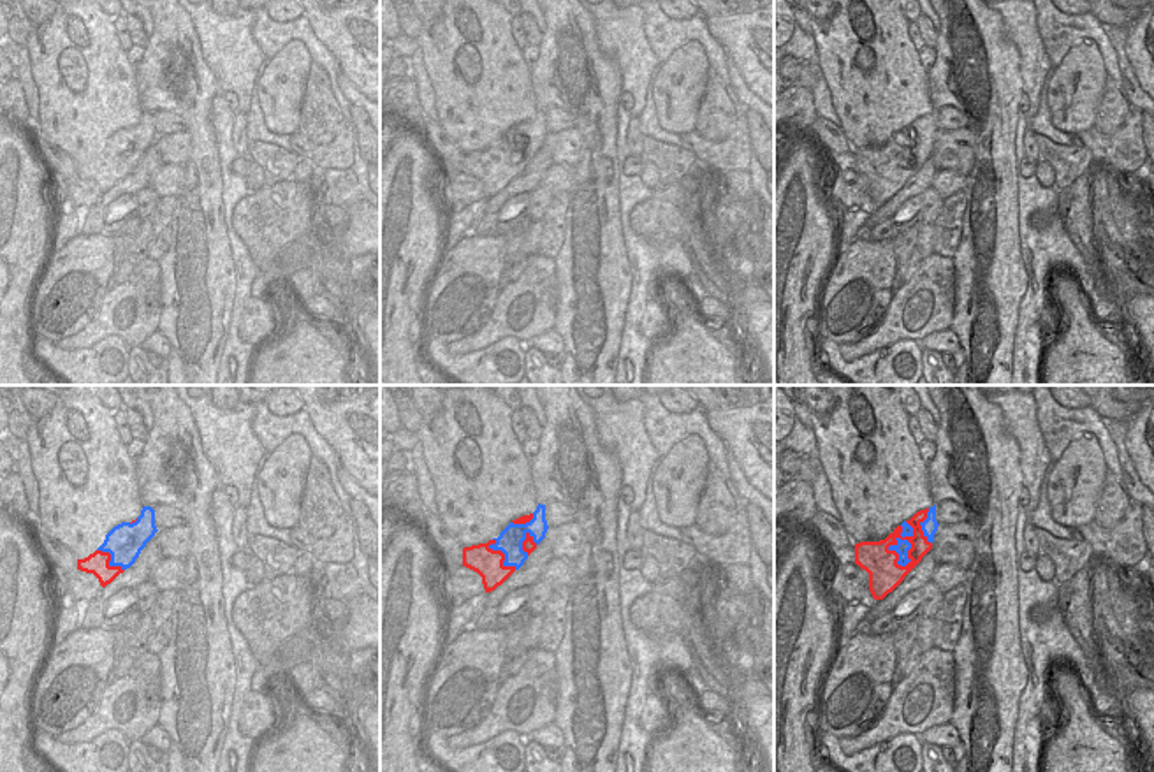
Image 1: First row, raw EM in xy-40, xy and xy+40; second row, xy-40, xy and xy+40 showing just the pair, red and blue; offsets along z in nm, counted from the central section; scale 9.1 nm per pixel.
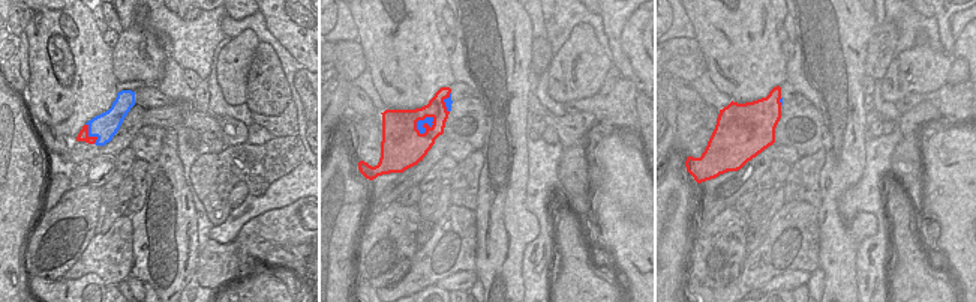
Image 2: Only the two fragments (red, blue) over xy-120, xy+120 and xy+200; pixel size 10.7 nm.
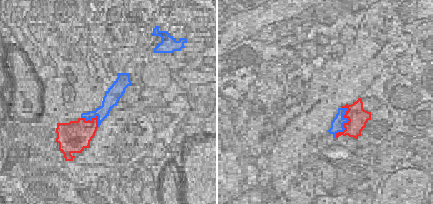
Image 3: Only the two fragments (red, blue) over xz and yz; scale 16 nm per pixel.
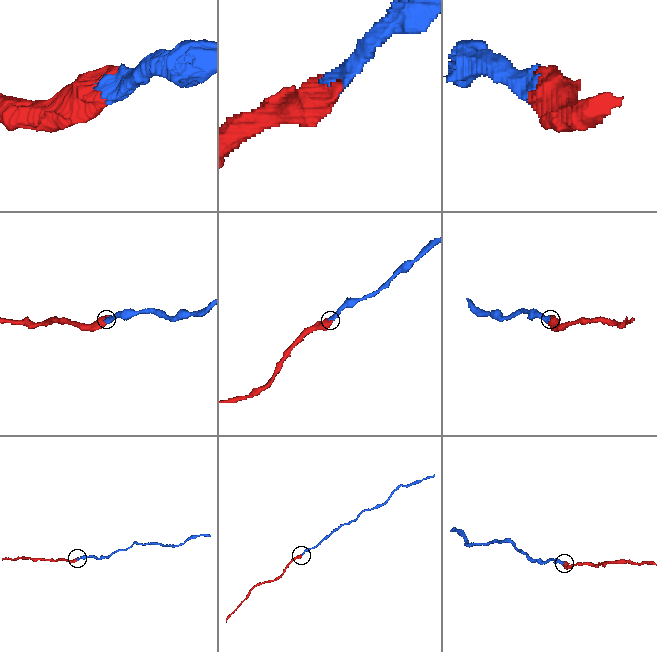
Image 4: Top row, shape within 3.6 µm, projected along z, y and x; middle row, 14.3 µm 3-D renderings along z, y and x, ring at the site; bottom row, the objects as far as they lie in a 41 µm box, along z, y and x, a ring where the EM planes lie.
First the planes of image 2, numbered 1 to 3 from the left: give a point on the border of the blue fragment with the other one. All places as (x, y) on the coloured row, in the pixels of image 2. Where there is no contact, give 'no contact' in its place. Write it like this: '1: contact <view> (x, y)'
1: contact xy-120 (90, 137)
2: contact xy+120 (425, 123)
3: contact xy+200 (778, 101)

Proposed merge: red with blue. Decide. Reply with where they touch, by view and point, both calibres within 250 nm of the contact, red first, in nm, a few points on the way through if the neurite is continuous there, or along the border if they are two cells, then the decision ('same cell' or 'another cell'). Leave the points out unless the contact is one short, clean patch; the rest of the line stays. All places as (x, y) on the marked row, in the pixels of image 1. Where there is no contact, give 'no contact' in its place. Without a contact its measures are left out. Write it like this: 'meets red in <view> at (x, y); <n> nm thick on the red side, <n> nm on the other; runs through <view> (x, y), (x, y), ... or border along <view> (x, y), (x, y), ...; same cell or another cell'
meets red in xy+40 at (912, 546); 160 nm thick on the red side, 130 nm on the other; same cell

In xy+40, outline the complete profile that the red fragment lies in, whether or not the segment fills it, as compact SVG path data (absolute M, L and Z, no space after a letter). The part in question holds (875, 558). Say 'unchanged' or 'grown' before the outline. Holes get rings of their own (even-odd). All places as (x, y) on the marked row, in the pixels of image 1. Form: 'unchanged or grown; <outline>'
grown; M936 505L917 512L885 540L855 543L855 564L869 573L869 591L883 600L932 549L938 531Z

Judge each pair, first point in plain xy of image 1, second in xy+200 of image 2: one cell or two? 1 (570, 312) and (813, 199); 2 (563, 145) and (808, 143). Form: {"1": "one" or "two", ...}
{"1": "two", "2": "one"}

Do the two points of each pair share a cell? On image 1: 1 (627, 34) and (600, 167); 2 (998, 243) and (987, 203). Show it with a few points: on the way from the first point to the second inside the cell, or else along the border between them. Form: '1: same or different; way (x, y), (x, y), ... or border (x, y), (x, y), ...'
1: different; border (597, 34), (597, 44), (618, 65), (623, 90)
2: same; way (991, 233), (991, 213)

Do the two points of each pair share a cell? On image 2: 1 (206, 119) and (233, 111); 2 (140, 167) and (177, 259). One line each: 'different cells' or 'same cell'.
1: different cells
2: different cells

